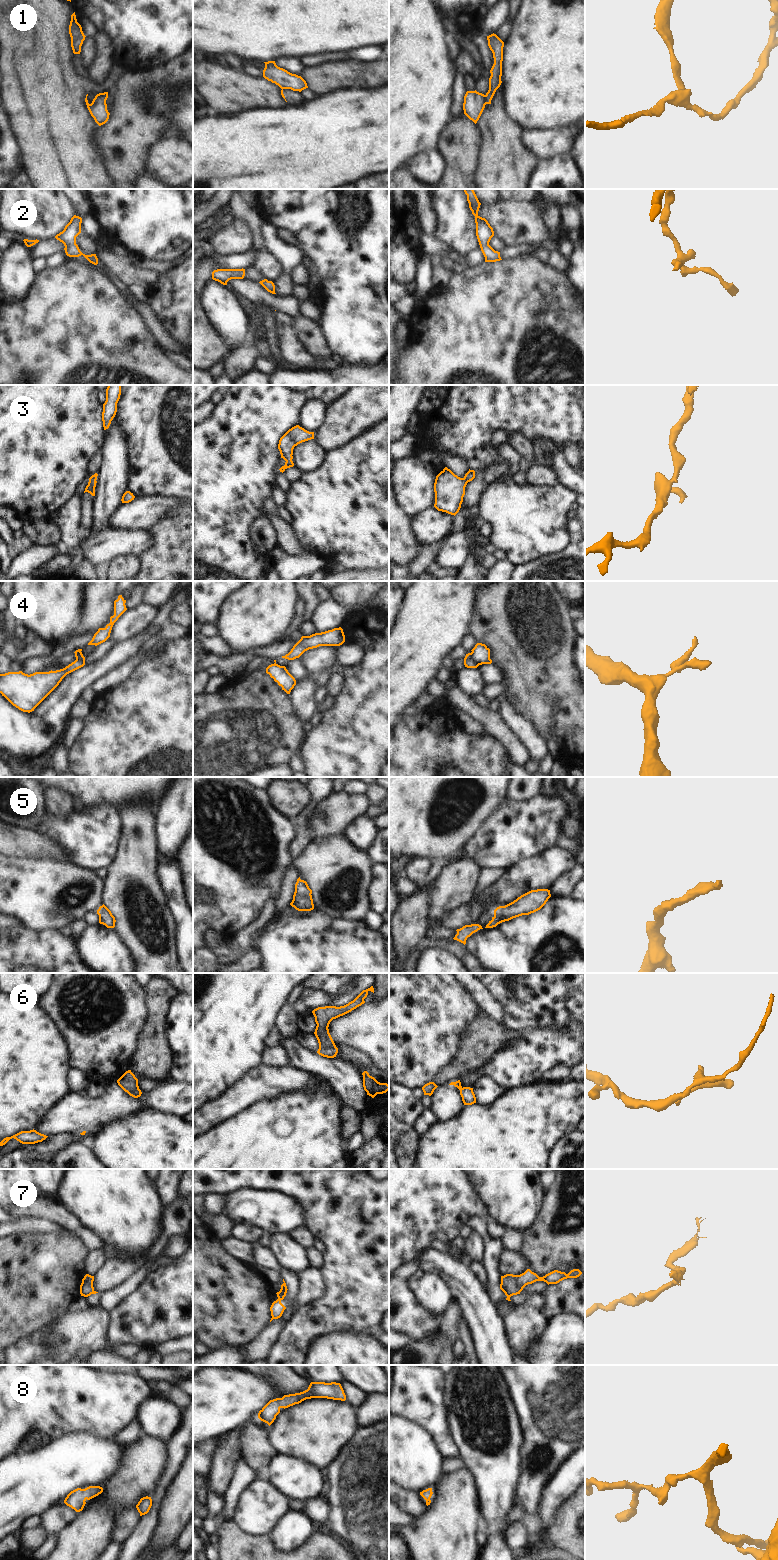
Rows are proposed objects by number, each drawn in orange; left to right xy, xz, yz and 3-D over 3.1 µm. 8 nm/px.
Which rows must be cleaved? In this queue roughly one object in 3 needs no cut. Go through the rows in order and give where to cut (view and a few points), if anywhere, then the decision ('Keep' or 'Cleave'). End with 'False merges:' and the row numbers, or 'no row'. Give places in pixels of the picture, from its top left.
1: Split along yz (484, 95), (486, 103). Cleave
2: No split. Keep
3: No split. Keep
4: Split along yz (470, 653), (478, 665). Cleave
5: No split. Keep
6: Split along xz (334, 1044), (319, 1048). Cleave
7: Split along yz (501, 1283), (504, 1290), (512, 1295). Cleave
8: No split. Keep
False merges: 1, 4, 6, 7

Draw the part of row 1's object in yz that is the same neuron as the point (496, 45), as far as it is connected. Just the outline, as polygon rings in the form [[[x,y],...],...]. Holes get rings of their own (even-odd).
[[[491,34],[487,36],[488,46],[493,53],[494,64],[490,70],[491,76],[489,78],[489,90],[485,95],[486,104],[491,104],[491,100],[500,87],[502,81],[502,61],[503,61],[503,47],[504,42],[496,35]]]

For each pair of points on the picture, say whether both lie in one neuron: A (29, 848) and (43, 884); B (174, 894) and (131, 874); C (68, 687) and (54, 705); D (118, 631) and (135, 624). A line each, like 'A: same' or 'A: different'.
A: different
B: different
C: same
D: same

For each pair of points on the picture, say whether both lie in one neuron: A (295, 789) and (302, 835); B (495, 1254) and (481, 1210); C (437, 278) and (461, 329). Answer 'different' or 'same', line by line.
A: different
B: different
C: different

